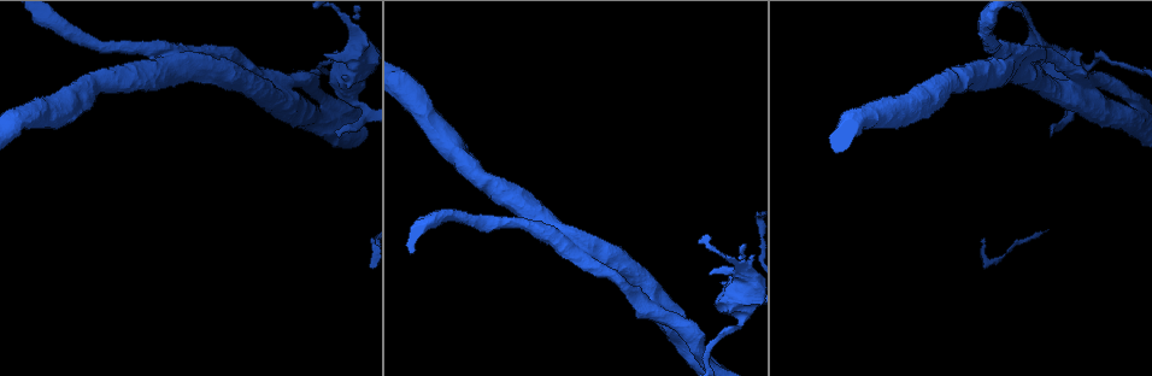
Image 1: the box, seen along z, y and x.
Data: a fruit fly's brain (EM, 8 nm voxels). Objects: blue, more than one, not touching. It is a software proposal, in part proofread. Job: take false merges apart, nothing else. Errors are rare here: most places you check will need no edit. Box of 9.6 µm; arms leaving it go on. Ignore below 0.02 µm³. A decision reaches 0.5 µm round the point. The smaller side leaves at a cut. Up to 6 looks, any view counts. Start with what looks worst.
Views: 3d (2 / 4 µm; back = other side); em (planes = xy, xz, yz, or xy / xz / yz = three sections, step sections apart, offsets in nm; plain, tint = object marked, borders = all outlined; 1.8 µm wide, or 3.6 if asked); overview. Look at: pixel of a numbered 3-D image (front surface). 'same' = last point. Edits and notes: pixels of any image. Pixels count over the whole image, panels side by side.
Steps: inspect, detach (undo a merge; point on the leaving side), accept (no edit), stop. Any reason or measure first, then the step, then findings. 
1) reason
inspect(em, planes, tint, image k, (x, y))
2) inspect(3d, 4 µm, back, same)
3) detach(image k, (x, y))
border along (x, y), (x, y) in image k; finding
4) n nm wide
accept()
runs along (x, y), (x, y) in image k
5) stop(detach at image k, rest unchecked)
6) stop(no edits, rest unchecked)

a fork
inspect(3d, 4 µm, image 1, (545, 230))

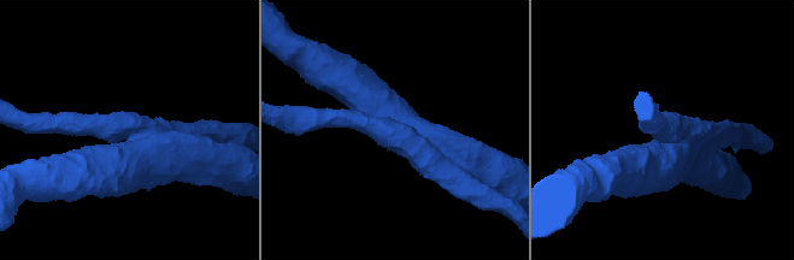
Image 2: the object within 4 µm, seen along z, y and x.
inspect(em, 3.6 µm, planes, tint, image 2, (125, 139))

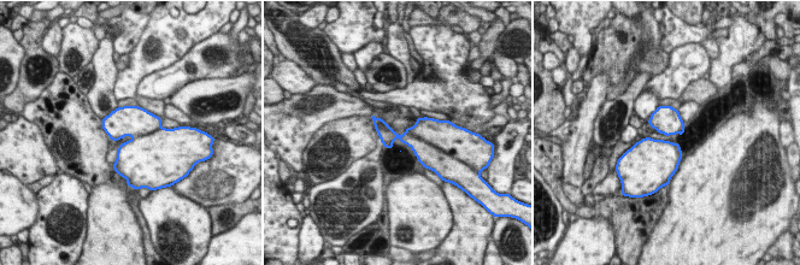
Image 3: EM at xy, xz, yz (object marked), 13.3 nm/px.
accept()
one cell here

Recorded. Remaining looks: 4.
closes a loop
inspect(em, 3.6 µm, xz, step 4, tint, image 1, (251, 69))

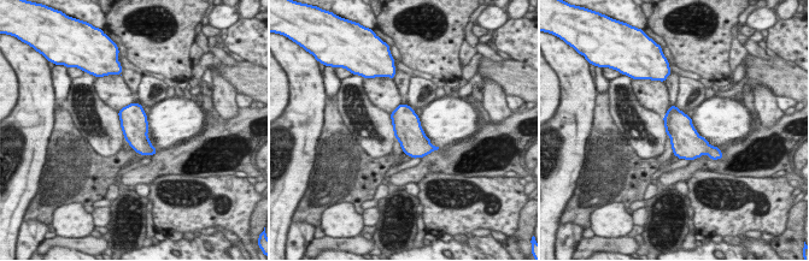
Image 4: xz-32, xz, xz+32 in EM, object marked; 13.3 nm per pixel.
another direction
inspect(em, 3.6 µm, planes, tint, same)

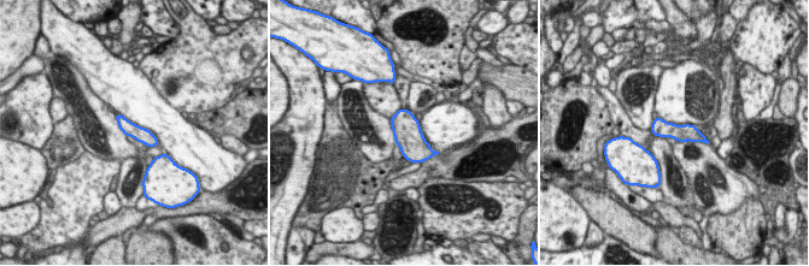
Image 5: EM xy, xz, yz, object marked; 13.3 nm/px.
accept()
runs along (655, 125), (691, 132), (702, 139) in image 5; one cell here

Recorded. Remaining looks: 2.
inspect(em, planes, tint, image 1, (1040, 36))

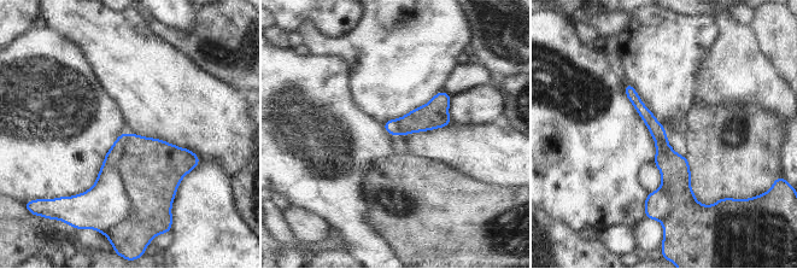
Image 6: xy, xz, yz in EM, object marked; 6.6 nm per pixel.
140 nm wide
detach(image 6, (105, 205))
the part that leaves runs along (627, 87), (638, 105), (663, 136) in image 6; two cells meet here

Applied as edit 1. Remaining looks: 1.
stop(detach at image 6, rest unchecked)

